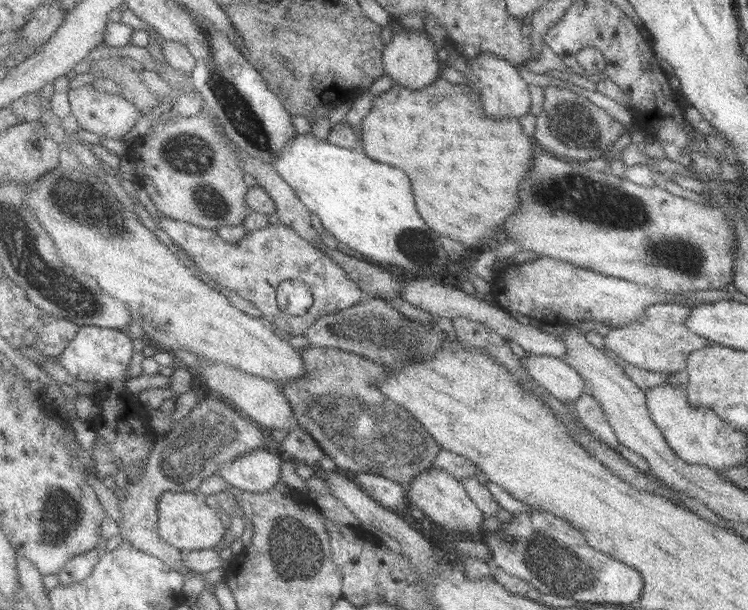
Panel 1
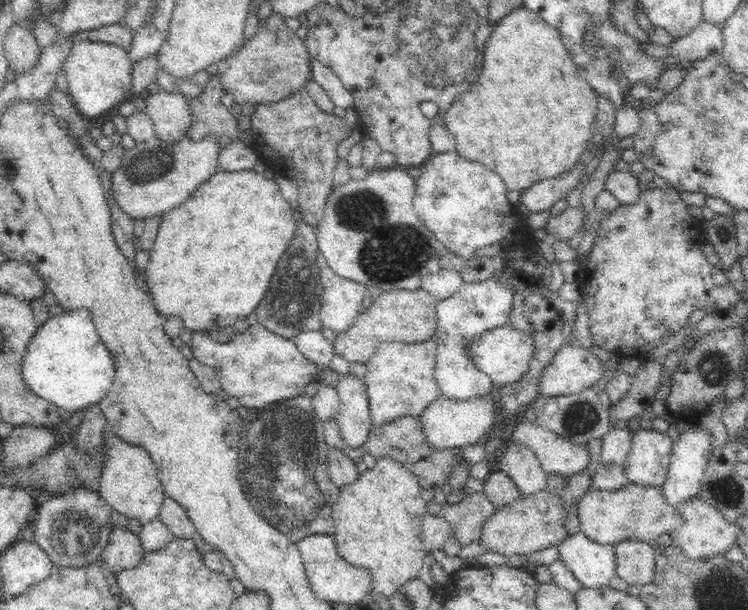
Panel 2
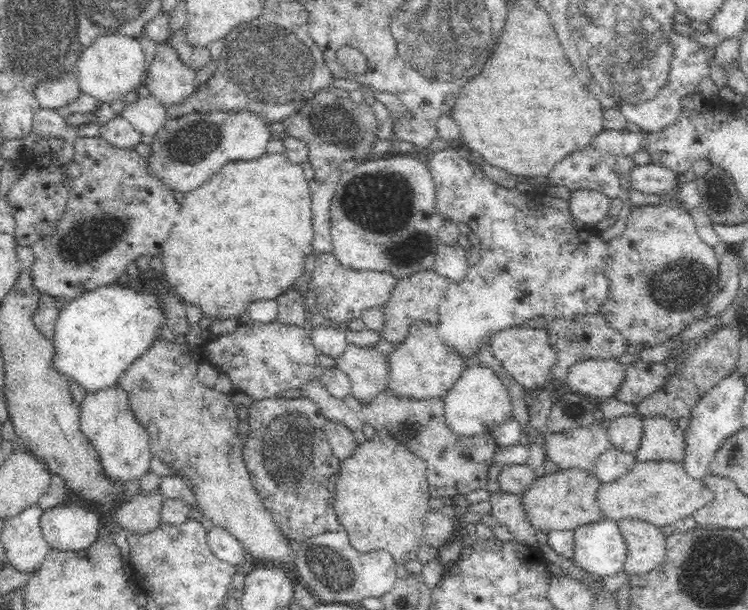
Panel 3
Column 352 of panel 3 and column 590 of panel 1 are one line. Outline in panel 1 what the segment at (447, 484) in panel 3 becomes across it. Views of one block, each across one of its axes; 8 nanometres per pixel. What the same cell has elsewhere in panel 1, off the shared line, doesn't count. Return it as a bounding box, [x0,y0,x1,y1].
[574,393,650,472]

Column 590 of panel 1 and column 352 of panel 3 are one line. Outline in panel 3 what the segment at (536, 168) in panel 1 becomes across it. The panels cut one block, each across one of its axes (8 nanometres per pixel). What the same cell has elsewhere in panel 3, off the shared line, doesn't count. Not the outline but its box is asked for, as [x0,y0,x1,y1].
[331,155,446,280]

